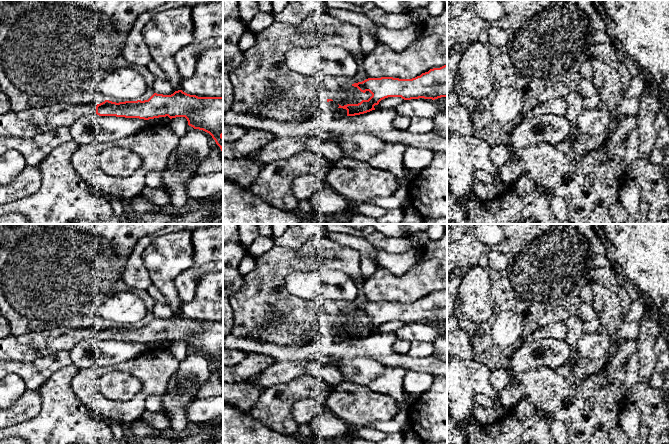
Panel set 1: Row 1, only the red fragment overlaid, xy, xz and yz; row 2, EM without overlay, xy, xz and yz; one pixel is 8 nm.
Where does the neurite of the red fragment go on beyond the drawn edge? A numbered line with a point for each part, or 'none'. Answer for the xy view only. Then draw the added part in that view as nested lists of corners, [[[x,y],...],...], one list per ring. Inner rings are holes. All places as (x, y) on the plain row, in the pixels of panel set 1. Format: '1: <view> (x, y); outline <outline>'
1: xy (26, 347); outline [[[55,327],[0,339],[0,361],[28,362],[59,351],[71,351],[79,342],[96,338],[96,327]]]

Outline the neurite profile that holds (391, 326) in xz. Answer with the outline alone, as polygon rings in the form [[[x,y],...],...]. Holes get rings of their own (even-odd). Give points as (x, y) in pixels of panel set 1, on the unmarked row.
[[[388,321],[379,326],[378,332],[380,333],[396,332],[403,325],[404,323],[402,323],[401,321]]]

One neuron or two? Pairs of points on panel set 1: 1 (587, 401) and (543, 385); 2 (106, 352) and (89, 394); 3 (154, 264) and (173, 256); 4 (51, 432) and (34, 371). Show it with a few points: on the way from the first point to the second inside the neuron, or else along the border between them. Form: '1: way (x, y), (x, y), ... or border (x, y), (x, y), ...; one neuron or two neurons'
1: way (576, 401), (565, 401), (554, 396); one neuron
2: border (92, 366), (80, 369); two neurons
3: way (159, 261), (168, 256); one neuron
4: border (56, 372), (37, 389); two neurons

